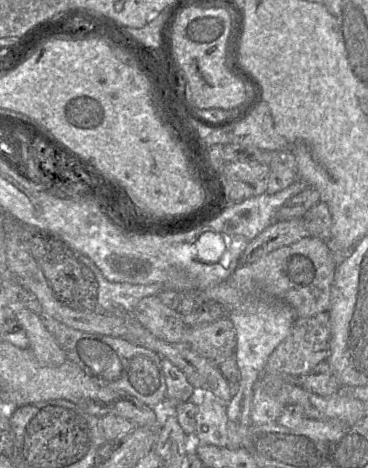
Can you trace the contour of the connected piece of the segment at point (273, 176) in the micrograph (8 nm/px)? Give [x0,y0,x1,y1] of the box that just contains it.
[265,151,298,194]

